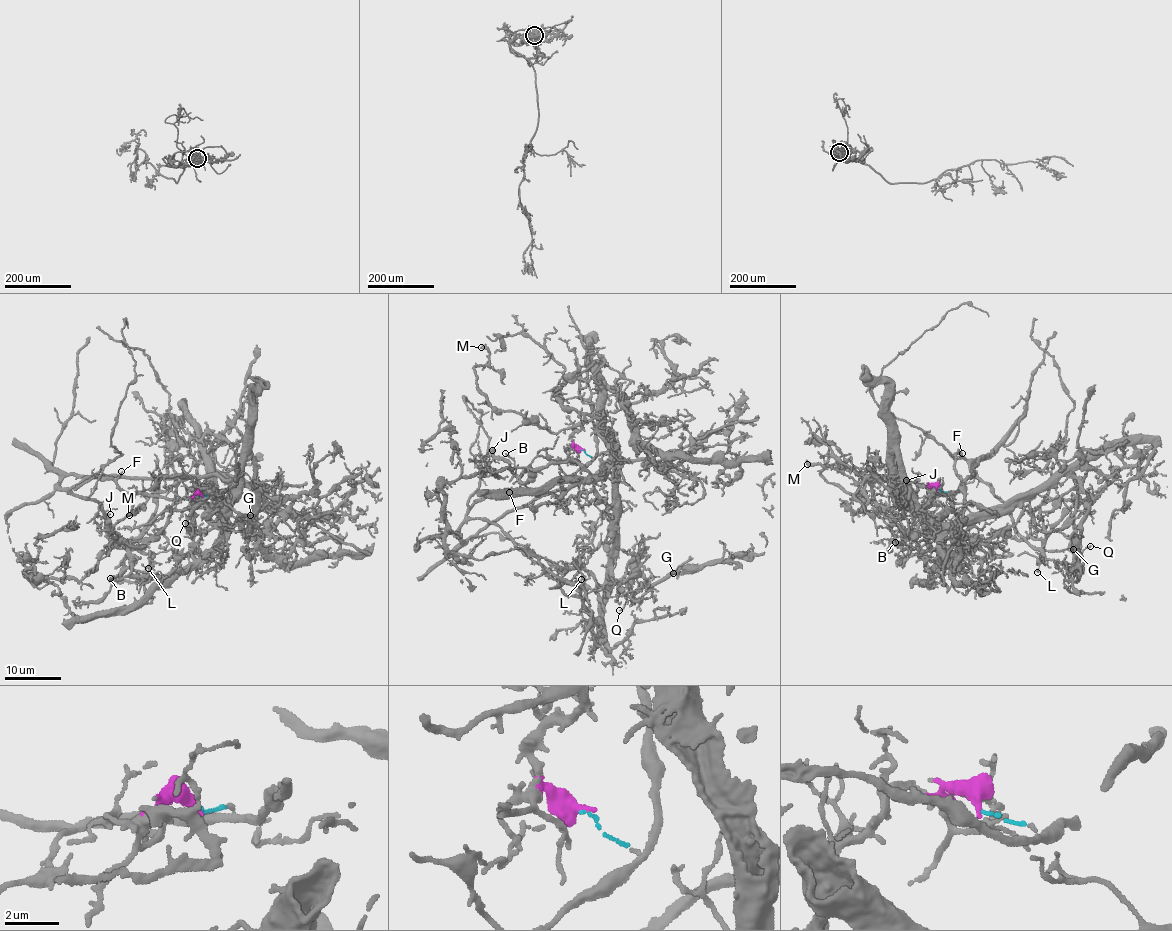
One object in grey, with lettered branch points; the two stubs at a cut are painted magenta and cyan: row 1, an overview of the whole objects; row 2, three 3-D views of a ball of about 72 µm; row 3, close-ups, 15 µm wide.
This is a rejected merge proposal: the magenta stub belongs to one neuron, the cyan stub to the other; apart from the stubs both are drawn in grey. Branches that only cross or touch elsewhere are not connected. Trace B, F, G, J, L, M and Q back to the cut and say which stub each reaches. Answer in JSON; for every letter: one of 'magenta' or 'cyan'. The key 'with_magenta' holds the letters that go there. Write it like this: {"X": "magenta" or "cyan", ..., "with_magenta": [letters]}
{"B": "magenta", "F": "cyan", "G": "magenta", "J": "magenta", "L": "cyan", "M": "magenta", "Q": "magenta", "with_magenta": ["B", "G", "J", "M", "Q"]}

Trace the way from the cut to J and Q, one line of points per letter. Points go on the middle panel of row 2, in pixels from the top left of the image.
J: (582, 449), (572, 436), (598, 417), (610, 456), (600, 474), (575, 461), (548, 463), (523, 482), (493, 450)
Q: (582, 449), (572, 436), (598, 417), (616, 461), (613, 581), (622, 583), (627, 601), (619, 610)

